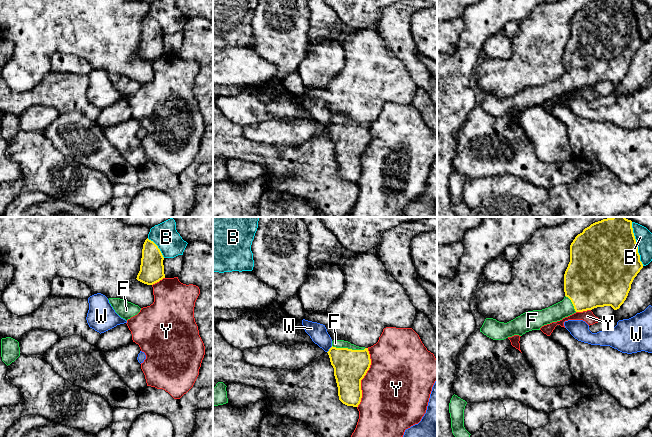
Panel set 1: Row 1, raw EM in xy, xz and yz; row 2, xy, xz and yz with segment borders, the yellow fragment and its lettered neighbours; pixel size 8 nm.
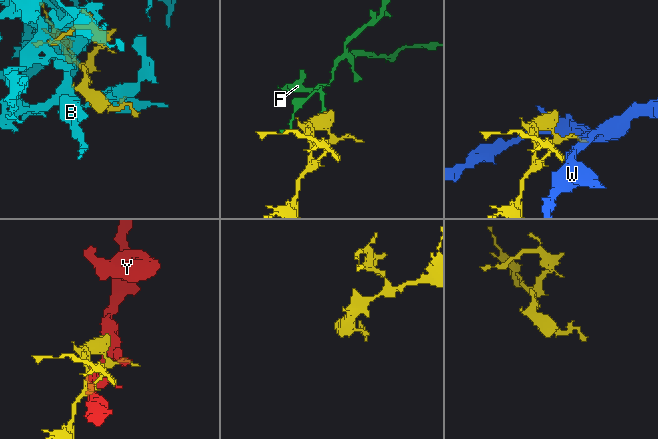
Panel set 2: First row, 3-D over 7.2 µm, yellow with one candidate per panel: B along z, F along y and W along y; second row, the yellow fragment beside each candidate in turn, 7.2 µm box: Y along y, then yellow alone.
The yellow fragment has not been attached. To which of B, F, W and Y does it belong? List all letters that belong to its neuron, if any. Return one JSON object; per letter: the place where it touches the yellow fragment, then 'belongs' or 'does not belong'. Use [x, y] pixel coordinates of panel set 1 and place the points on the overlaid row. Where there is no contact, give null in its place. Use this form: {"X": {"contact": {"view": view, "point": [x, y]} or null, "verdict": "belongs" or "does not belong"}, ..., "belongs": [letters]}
{"B": {"contact": {"view": "yz", "point": [636, 244]}, "verdict": "does not belong"}, "F": {"contact": {"view": "xz", "point": [349, 349]}, "verdict": "belongs"}, "W": {"contact": {"view": "xz", "point": [329, 349]}, "verdict": "does not belong"}, "Y": {"contact": {"view": "xz", "point": [363, 377]}, "verdict": "does not belong"}, "belongs": ["F"]}

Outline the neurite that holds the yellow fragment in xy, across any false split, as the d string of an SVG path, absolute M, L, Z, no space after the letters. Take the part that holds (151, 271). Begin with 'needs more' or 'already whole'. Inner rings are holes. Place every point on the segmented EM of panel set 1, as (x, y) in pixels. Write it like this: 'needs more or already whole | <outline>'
already whole | M147 238L143 244L140 271L136 279L144 284L153 285L165 278L163 260L158 246Z

